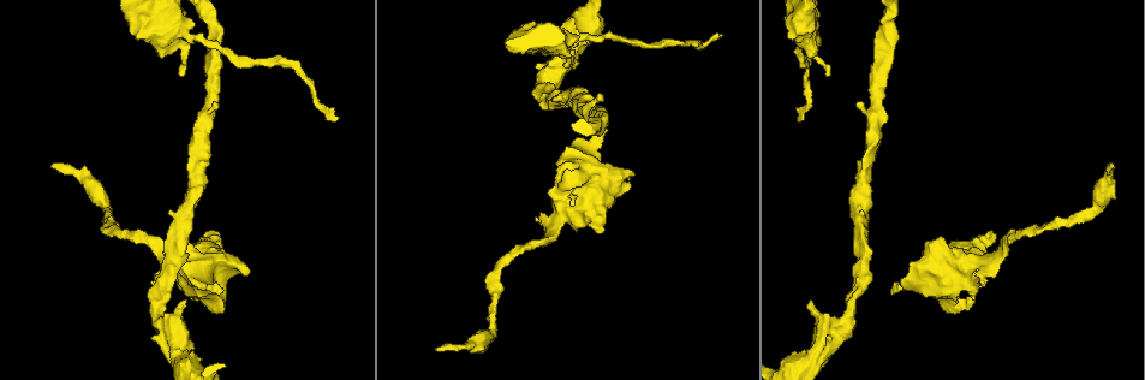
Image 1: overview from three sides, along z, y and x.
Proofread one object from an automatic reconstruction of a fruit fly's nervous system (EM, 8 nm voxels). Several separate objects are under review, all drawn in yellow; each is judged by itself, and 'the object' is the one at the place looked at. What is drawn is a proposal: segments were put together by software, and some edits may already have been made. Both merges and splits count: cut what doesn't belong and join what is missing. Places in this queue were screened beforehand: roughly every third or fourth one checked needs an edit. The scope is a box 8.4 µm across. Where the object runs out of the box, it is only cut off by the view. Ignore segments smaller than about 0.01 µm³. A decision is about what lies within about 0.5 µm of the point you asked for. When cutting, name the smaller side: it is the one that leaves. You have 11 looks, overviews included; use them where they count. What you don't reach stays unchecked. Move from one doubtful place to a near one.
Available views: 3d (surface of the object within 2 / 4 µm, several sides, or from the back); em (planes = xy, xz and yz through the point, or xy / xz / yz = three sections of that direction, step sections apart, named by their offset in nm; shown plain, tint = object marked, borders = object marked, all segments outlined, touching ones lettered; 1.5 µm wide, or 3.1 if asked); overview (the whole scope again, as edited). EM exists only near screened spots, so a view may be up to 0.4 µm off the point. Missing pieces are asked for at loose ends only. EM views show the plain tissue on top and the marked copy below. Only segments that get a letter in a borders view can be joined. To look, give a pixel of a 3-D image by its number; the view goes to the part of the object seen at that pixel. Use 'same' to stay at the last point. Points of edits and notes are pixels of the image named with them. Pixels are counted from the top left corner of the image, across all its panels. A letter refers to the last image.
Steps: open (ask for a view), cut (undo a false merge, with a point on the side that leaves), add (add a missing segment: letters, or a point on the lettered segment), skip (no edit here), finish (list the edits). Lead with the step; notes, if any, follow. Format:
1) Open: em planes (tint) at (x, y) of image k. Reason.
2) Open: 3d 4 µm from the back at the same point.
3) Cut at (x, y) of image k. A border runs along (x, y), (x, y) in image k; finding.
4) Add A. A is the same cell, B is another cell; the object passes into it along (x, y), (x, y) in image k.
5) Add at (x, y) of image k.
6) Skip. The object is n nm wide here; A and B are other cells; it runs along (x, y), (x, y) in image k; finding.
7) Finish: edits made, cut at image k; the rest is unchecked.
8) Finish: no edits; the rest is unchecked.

Open: 3d 4 µm at (540, 222) of image 1. Branch stops here.

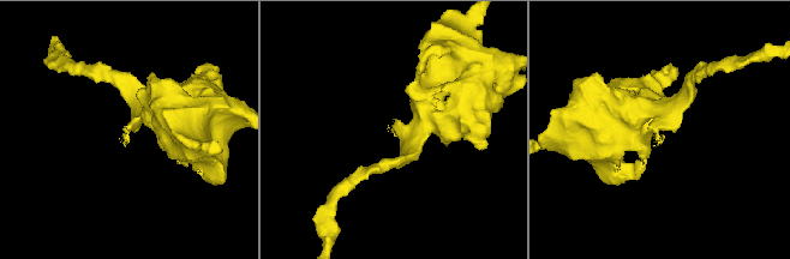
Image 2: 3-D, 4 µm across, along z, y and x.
Open: em planes (borders) at (395, 135) of image 2. Need the tissue.

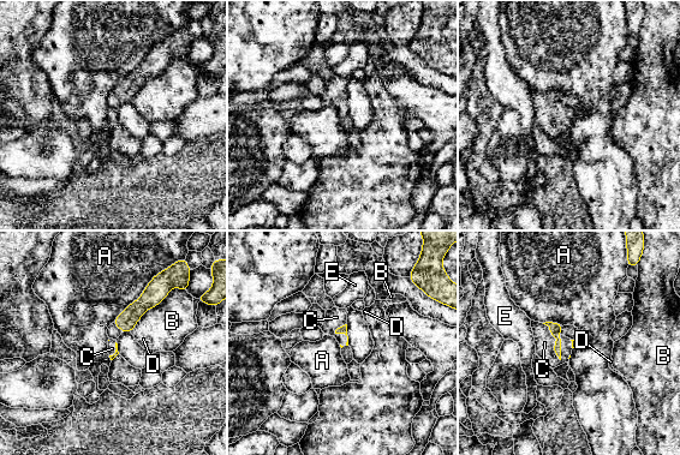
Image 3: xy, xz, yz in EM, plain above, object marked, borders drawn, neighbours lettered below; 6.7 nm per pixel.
Add C. C is the same cell, A, B, D and E are other cells; the object passes into it along (554, 328), (555, 341), (544, 342) in image 3; the cell continues.

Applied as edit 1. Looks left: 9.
Open: em xz step 4 (tint) at (589, 144) of image 1. Calibre changes.

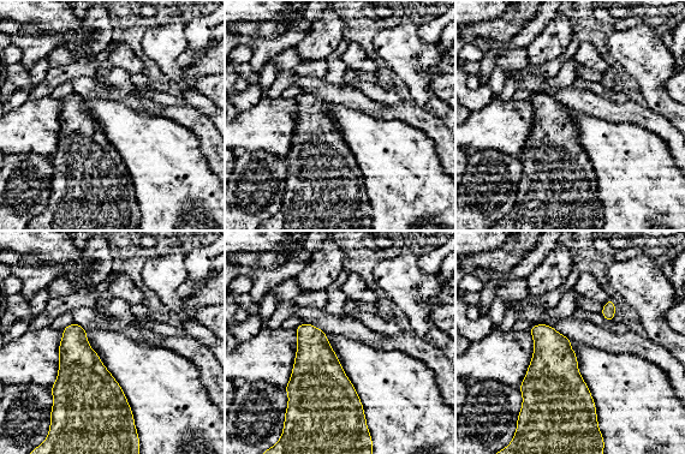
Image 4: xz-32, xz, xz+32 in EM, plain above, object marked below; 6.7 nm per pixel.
Open: em planes (tint) at the same point. Another direction.

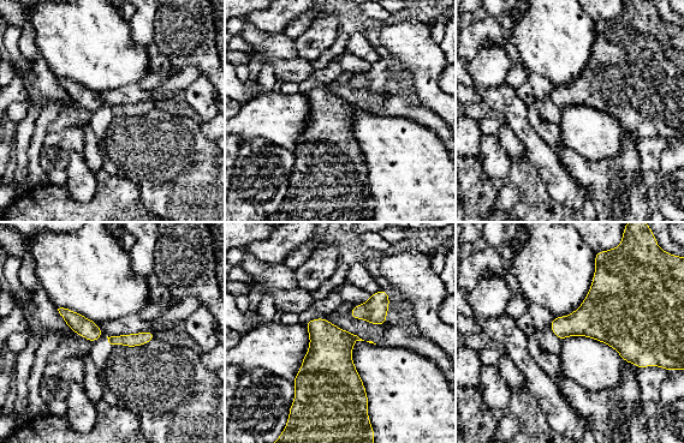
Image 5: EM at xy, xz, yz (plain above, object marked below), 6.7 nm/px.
Open: em planes (borders) at the same point.

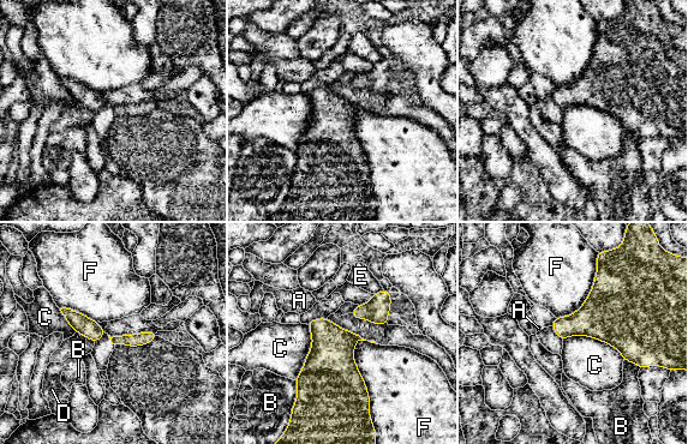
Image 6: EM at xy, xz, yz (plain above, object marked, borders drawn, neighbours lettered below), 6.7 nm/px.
Skip. A, B, C, D, E and F are other cells; continuous, no second cell.

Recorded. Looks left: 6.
Open: 3d 2 µm at (855, 105) of image 1. An open end.

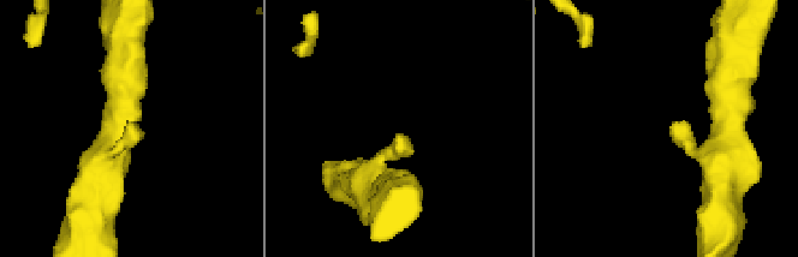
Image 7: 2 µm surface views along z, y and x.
Open: em planes (borders) at (669, 127) of image 7.

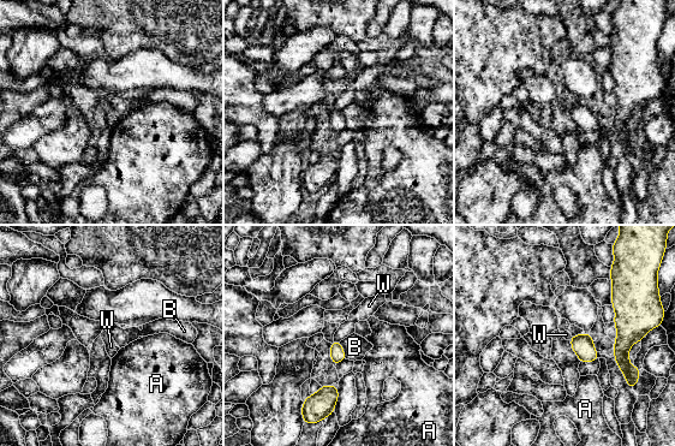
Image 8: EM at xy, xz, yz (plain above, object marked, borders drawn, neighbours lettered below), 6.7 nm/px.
Skip. A, B and W are other cells; a border runs along (334, 339), (339, 342) in image 8; none of them fits.

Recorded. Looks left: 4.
Open: 3d 4 µm at (337, 120) of image 1.

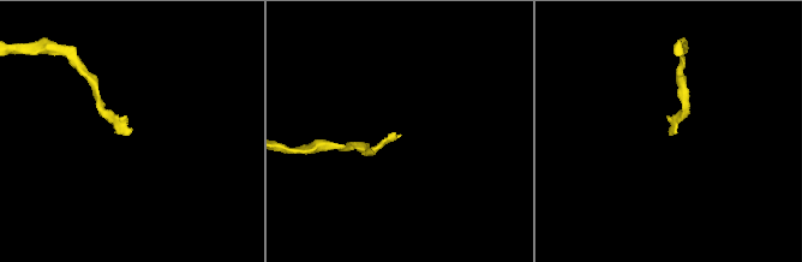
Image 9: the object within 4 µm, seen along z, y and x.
Open: em xy step 4 (borders) at (672, 135) of image 9. Need the tissue.

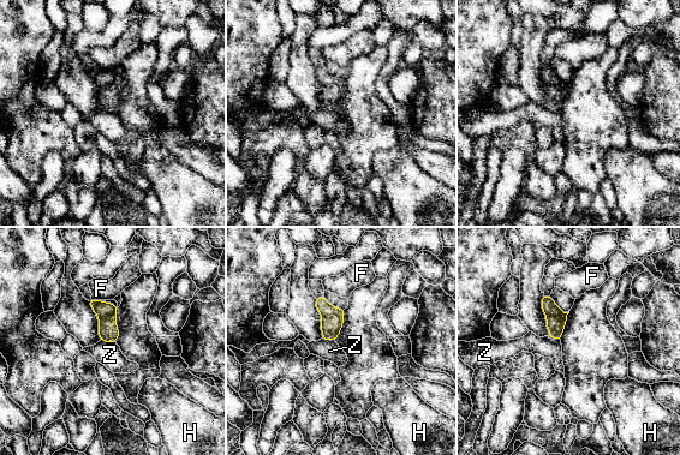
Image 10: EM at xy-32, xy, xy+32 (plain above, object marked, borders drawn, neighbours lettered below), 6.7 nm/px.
Skip. F, H and Z are other cells; a border runs along (100, 340), (115, 343) in image 10; no lettered segment goes on from it.

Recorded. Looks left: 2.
Finish: edits made, add at image 3; the rest is unchecked.

